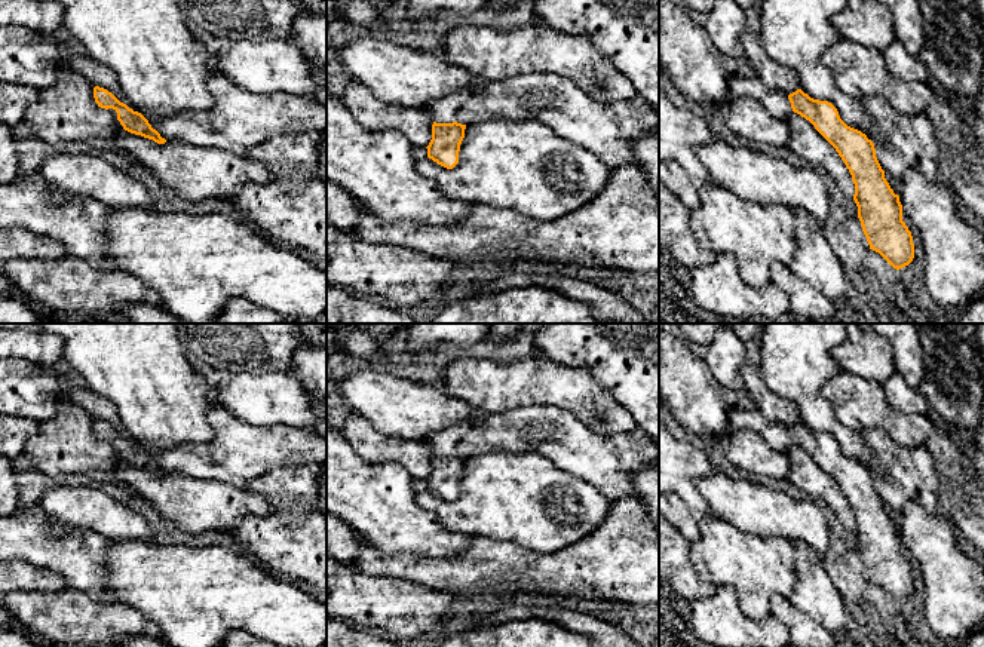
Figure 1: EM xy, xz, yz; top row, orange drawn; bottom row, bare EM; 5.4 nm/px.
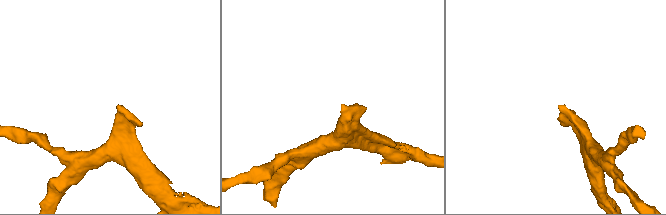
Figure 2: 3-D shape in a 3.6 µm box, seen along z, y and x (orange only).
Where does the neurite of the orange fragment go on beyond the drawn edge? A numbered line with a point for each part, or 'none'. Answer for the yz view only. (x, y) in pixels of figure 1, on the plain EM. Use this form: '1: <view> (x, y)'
1: yz (778, 437)

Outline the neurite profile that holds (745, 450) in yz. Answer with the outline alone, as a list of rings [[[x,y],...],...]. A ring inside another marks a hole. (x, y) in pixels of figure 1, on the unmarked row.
[[[739,430],[724,441],[729,462],[748,475],[784,479],[790,475],[788,457],[773,450],[758,433]]]

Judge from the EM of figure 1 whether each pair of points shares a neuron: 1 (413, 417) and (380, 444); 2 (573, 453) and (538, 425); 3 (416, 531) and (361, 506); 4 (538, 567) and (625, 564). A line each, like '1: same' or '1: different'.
1: different
2: same
3: same
4: same

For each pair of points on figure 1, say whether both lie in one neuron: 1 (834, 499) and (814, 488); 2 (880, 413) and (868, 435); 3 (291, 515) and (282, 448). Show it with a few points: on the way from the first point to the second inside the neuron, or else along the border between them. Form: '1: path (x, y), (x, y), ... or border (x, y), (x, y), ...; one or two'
1: path (830, 496), (822, 488), (818, 488); one
2: border (860, 429), (883, 429), (903, 447); two
3: border (310, 465), (275, 466), (253, 480); two

